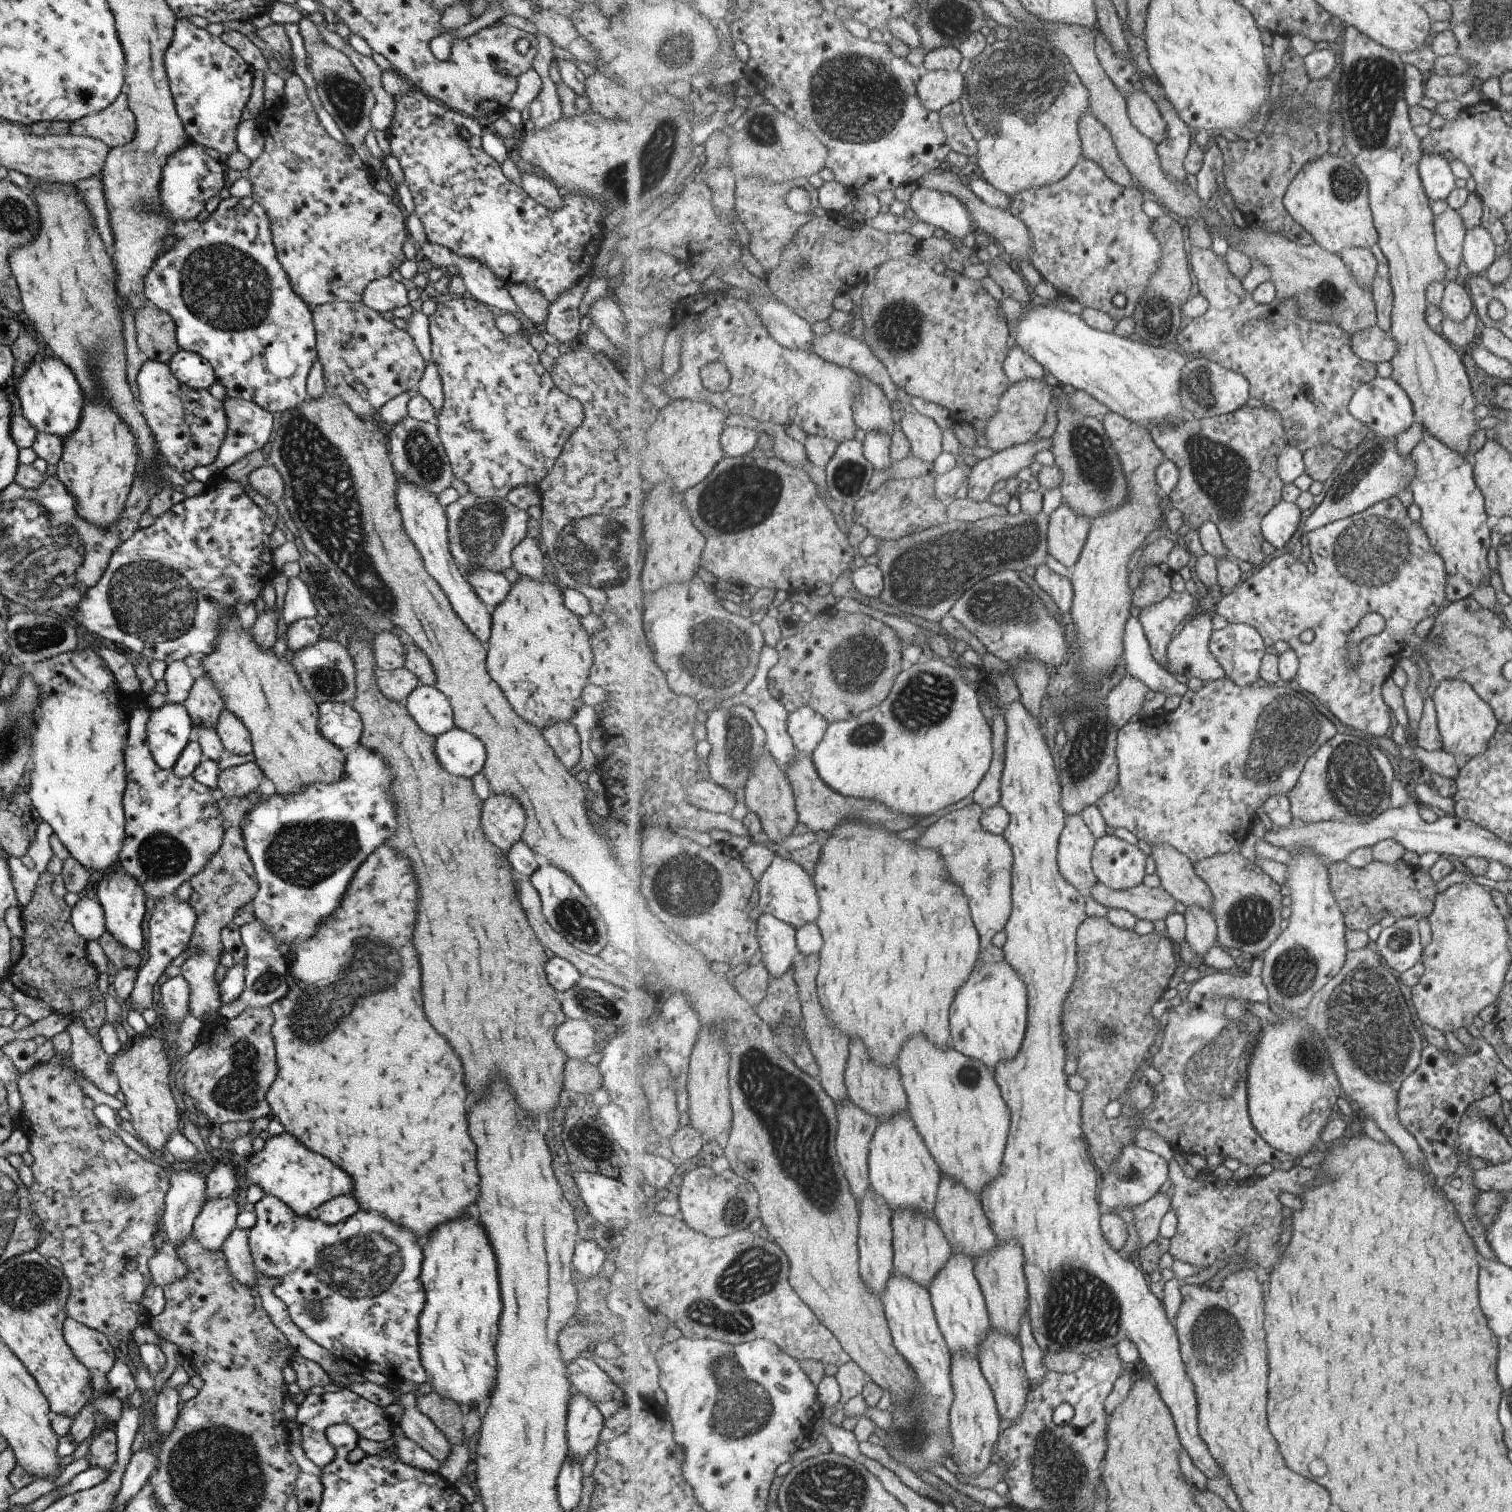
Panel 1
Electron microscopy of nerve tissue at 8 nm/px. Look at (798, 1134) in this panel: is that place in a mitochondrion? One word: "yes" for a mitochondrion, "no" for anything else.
yes

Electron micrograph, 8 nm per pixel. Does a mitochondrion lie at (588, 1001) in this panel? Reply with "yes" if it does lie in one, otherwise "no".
yes

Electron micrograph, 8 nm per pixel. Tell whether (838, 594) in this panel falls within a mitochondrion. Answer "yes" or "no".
no

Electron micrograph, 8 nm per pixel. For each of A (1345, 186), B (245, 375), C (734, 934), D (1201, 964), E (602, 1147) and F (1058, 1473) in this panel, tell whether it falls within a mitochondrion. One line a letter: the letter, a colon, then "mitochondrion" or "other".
A: mitochondrion
B: other
C: other
D: other
E: other
F: mitochondrion

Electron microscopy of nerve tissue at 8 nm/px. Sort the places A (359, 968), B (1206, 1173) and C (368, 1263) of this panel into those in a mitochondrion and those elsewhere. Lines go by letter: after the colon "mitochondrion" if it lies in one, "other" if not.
A: mitochondrion
B: other
C: mitochondrion

